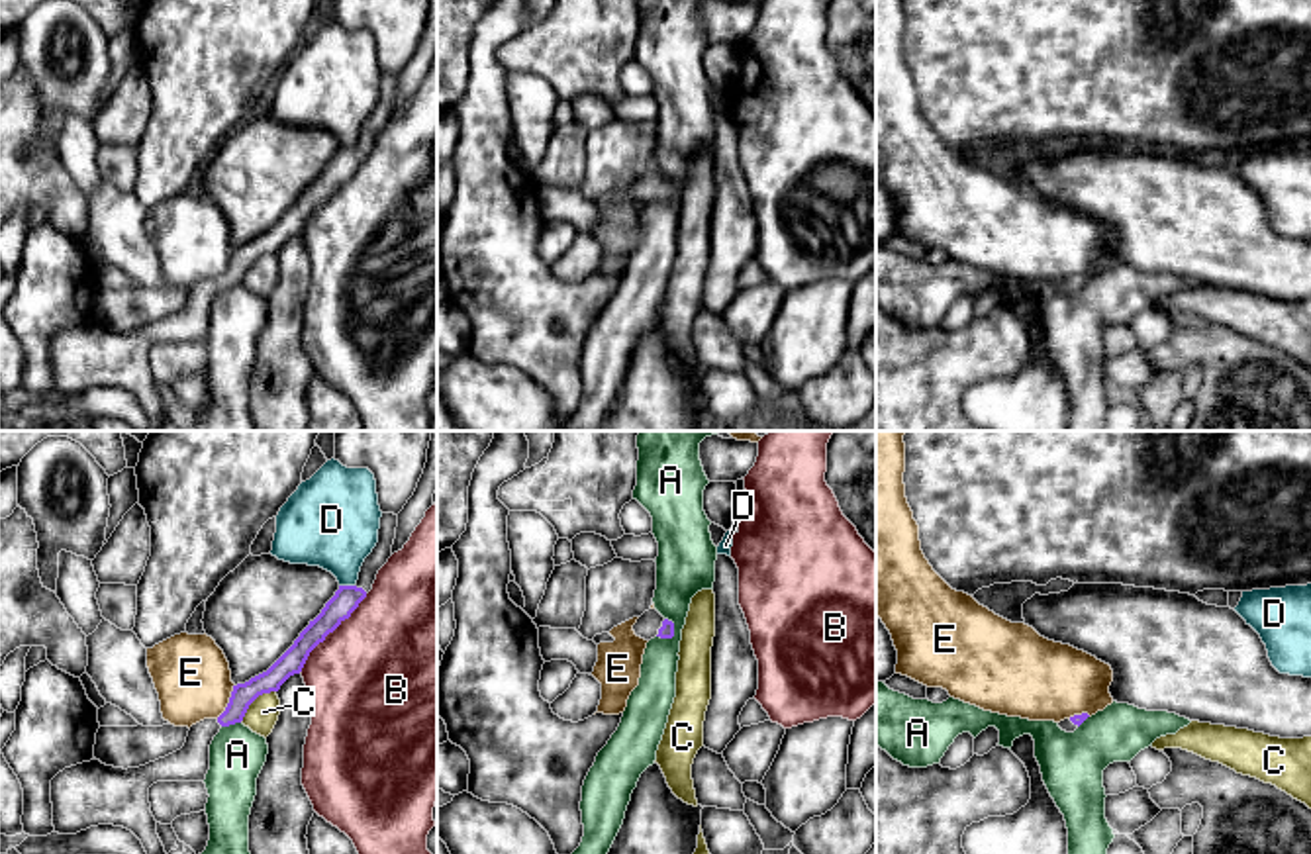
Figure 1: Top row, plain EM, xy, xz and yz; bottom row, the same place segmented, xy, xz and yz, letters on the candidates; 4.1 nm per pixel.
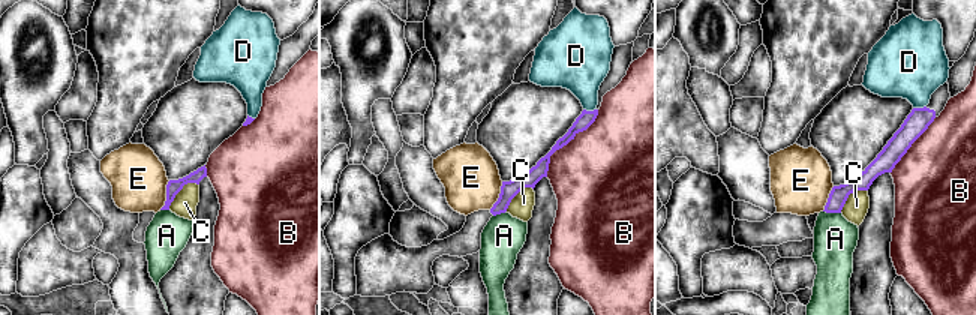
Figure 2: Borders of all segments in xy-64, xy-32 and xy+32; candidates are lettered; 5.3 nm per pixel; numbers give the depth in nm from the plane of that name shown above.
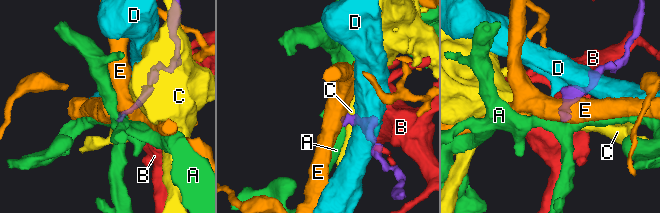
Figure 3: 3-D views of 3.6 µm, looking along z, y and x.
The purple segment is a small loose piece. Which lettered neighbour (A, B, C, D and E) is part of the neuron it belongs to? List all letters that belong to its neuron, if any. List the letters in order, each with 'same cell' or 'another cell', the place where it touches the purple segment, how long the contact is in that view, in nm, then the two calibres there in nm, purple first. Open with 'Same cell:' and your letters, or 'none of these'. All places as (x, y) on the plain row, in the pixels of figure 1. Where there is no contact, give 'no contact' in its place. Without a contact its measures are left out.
Same cell: none of these
A: another cell; meets purple in xz at (673, 189); contact 100 nm long; 60 nm thick on the purple side, 220 nm on the other
B: another cell; meets purple in xy at (330, 192); contact 440 nm long; 110 nm thick on the purple side, 480 nm on the other
C: another cell; meets purple in xy at (253, 261); contact 200 nm long; 100 nm thick on the purple side, 130 nm on the other
D: another cell; meets purple in xy at (347, 147); contact 60 nm long; 110 nm thick on the purple side, 360 nm on the other
E: another cell; meets purple in xy at (230, 263); contact 160 nm long; 100 nm thick on the purple side, 320 nm on the other

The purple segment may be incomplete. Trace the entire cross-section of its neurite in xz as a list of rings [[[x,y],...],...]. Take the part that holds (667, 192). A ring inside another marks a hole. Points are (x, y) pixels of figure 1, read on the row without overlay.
[[[656,170],[645,172],[633,186],[637,198],[651,202],[655,198],[672,200],[674,184],[664,180]]]

